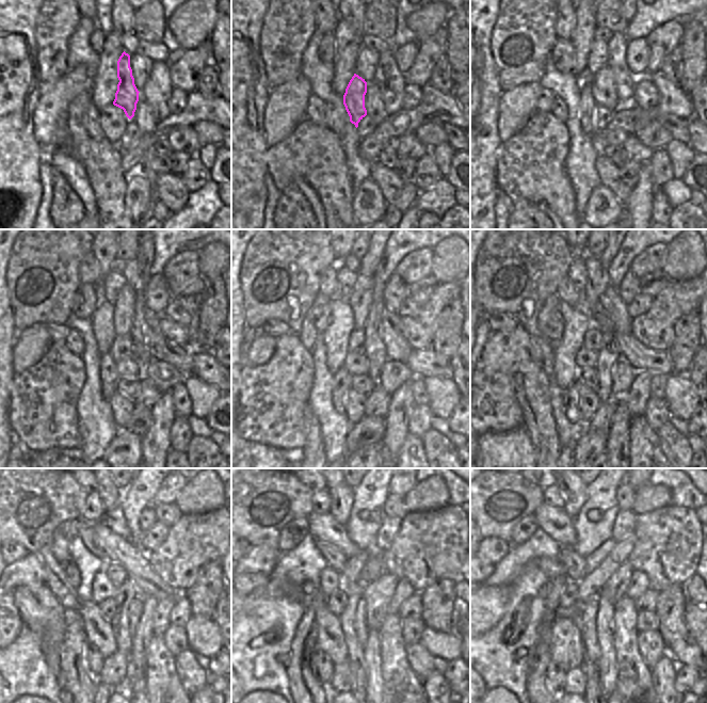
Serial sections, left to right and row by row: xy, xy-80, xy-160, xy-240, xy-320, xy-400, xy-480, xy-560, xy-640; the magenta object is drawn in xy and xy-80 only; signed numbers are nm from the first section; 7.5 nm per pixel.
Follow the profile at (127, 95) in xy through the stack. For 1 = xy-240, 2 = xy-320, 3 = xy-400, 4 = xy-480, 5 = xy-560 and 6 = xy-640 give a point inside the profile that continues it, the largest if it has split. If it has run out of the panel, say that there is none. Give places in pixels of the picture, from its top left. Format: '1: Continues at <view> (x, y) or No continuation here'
1: Continues at xy-240 (109, 376)
2: Continues at xy-320 (342, 379)
3: Continues at xy-400 (571, 397)
4: Continues at xy-480 (94, 660)
5: Continues at xy-560 (323, 666)
6: Continues at xy-640 (555, 676).

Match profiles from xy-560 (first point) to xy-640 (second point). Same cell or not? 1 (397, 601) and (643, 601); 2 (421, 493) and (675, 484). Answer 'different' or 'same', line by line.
1: different
2: different

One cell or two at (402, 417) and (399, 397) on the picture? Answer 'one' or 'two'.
one

